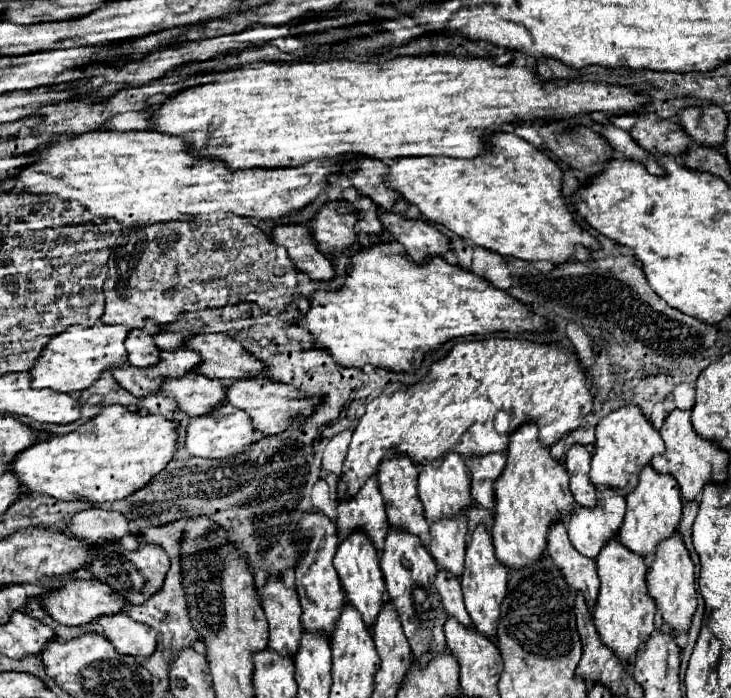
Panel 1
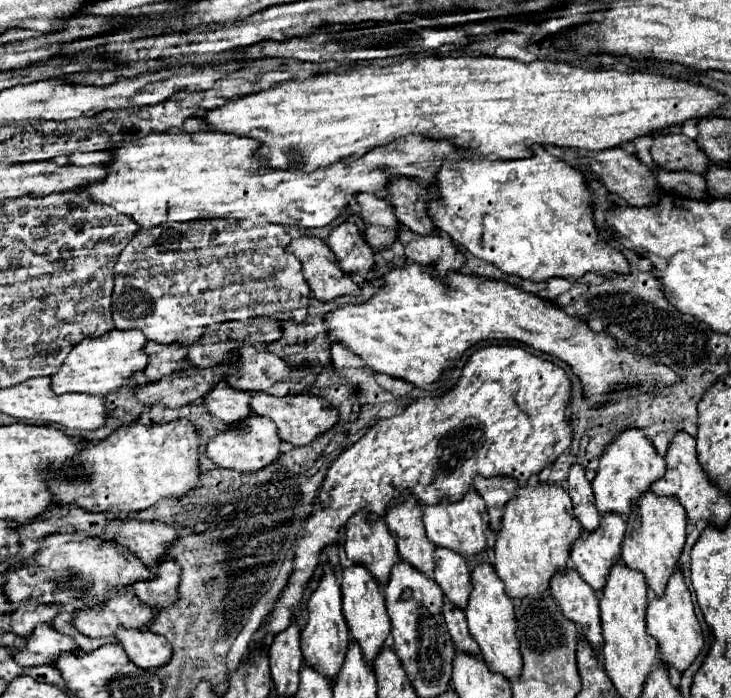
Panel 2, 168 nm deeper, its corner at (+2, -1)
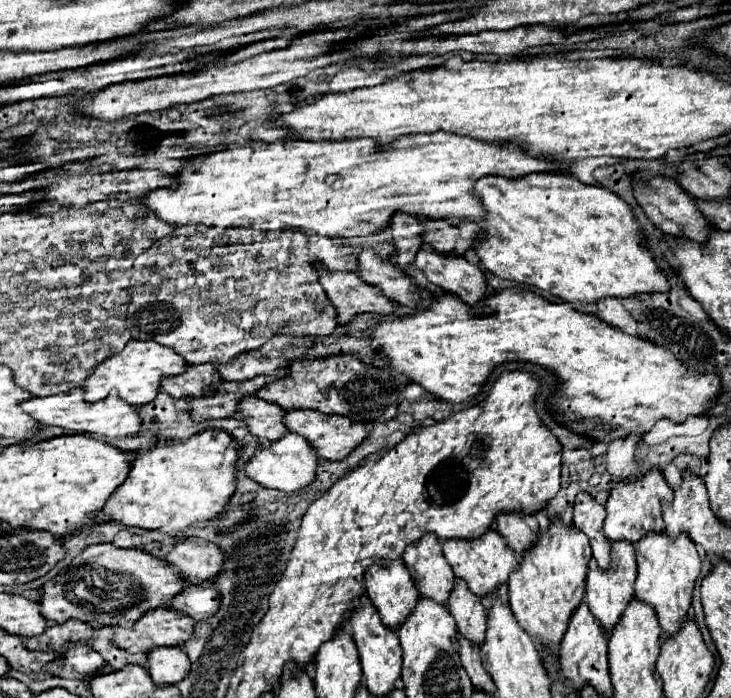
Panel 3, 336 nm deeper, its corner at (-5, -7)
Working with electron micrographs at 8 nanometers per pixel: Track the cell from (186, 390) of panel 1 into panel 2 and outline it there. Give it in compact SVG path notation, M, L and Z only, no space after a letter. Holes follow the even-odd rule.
M220 381L208 397L204 397L204 407L224 421L226 425L236 425L242 423L246 417L252 415L250 409L250 393L232 389L226 381Z

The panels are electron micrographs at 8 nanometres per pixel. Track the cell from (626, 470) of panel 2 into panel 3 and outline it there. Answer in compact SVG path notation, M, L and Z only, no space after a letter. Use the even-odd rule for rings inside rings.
M651 467L643 477L635 479L631 483L625 483L625 481L615 483L615 487L611 489L609 499L605 503L605 509L607 509L607 517L603 523L605 537L611 541L627 539L627 541L635 543L649 531L663 531L665 523L663 523L663 515L661 515L661 503L671 501L671 499L673 499L673 489L657 467Z

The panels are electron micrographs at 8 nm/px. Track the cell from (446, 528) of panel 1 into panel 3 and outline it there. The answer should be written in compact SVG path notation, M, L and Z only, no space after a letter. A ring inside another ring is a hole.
M459 577L455 579L455 587L451 589L447 609L455 617L459 633L471 639L473 643L481 645L487 629L485 625L487 613L485 613L485 607L481 605L481 599L473 591L469 591L467 583L463 583L463 579Z

